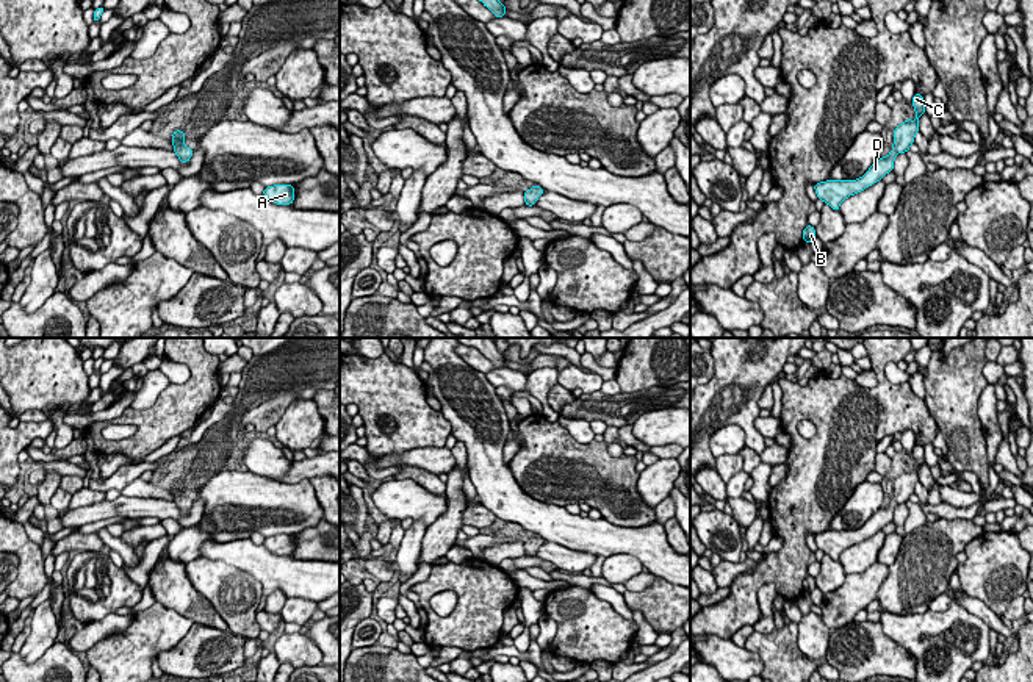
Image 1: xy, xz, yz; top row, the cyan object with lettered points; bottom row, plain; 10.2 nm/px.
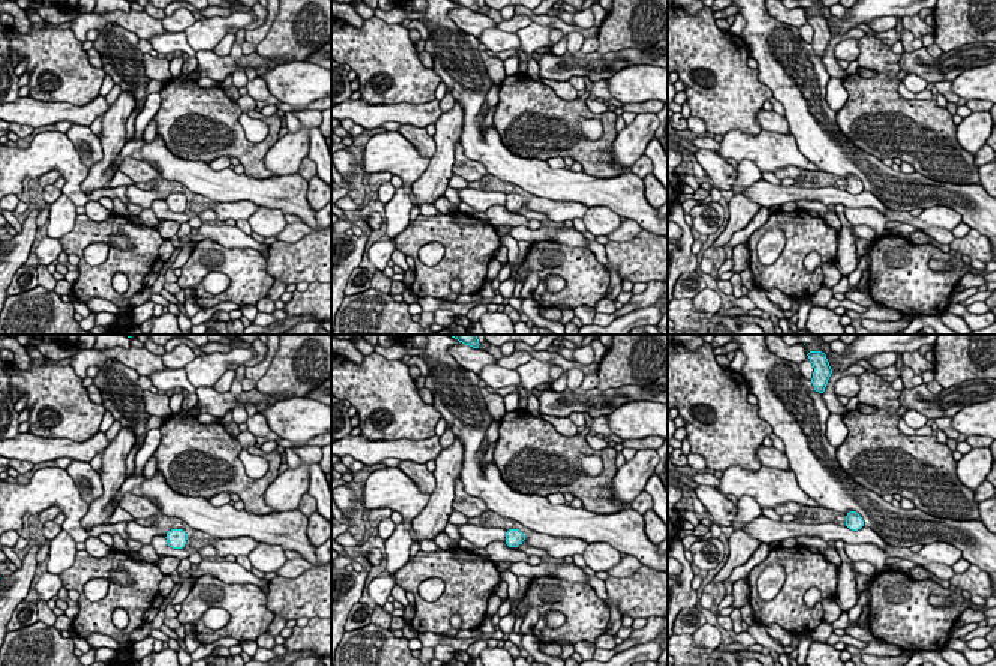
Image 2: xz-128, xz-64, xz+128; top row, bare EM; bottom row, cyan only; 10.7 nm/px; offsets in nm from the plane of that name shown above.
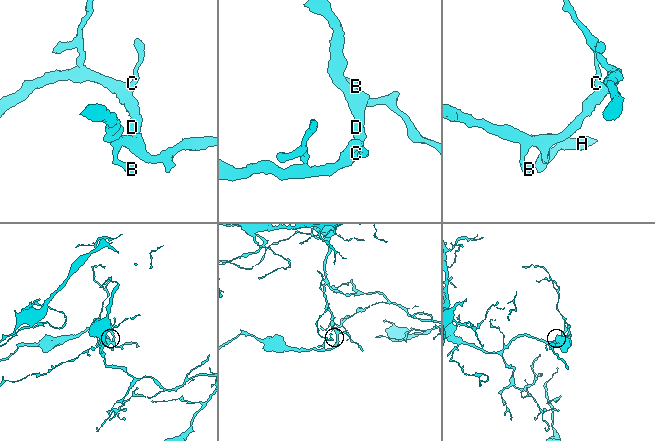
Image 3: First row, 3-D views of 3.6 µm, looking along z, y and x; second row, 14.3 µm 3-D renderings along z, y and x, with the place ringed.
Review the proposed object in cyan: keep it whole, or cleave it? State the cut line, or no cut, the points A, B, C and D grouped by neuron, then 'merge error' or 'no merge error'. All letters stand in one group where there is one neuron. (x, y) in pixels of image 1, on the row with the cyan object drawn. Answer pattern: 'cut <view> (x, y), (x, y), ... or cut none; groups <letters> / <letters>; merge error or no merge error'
cut none; groups A B C D; no merge error

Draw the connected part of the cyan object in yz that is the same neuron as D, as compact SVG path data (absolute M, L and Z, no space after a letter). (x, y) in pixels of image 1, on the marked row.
M914 94L911 102L916 109L916 120L912 122L911 119L906 119L894 130L894 149L891 153L873 163L870 169L858 180L826 180L815 183L814 189L817 199L828 203L834 211L839 211L840 203L847 197L861 192L878 180L883 180L887 172L892 172L895 156L903 152L906 153L909 145L914 144L914 136L919 131L919 117L925 113L922 94Z

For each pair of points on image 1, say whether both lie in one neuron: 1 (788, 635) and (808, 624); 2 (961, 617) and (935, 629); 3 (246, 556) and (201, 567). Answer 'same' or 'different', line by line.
1: different
2: same
3: different

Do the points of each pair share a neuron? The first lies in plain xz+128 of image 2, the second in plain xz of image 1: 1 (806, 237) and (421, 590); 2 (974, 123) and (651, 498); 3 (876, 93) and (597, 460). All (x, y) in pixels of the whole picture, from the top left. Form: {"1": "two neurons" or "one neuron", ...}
{"1": "one neuron", "2": "one neuron", "3": "one neuron"}

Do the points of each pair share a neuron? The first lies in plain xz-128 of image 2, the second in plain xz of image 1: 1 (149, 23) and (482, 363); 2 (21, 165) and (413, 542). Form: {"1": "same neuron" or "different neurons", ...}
{"1": "same neuron", "2": "different neurons"}

